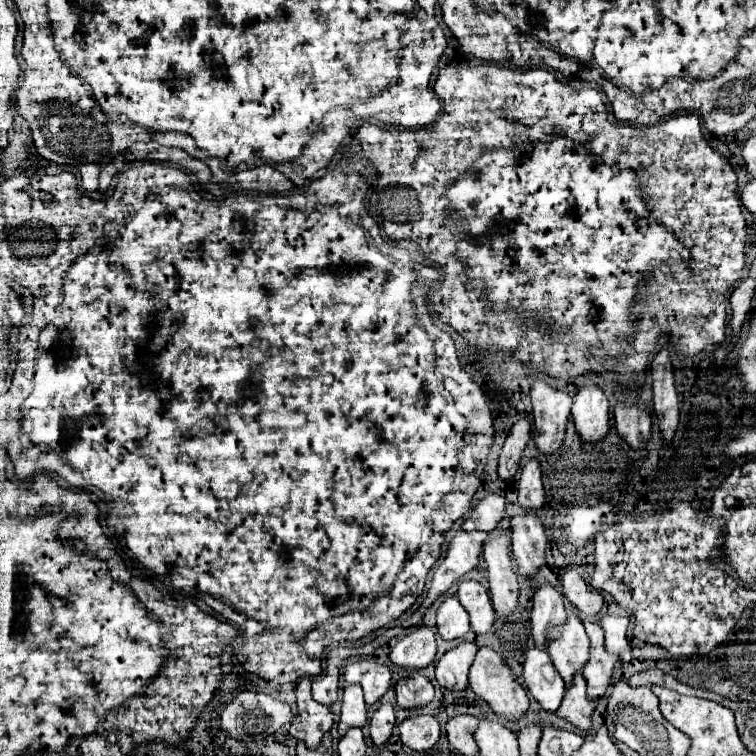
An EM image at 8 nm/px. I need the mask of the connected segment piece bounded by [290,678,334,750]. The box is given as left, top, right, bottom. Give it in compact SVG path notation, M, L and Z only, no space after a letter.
M302 678L296 688L298 714L290 724L290 734L306 742L306 746L314 750L322 742L322 736L332 728L334 716L326 704L318 704L312 700L310 684L312 682L308 678Z

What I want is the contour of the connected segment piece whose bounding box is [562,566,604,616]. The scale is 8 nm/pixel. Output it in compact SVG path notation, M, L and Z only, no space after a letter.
M570 566L564 574L564 580L562 580L562 592L564 596L578 608L582 610L586 616L596 616L602 606L604 606L604 598L600 596L600 592L592 590L584 578L580 576L580 572Z

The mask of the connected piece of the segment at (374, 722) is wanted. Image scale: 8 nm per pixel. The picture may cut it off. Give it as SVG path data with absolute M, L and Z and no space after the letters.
M382 704L370 718L370 736L372 736L372 742L376 746L384 744L390 734L392 734L392 728L396 724L396 718L394 718L394 708L392 704Z

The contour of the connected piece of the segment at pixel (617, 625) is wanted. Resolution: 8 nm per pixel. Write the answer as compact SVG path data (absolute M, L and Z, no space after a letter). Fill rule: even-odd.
M604 614L598 624L604 628L606 632L606 650L614 652L614 654L628 654L632 650L630 640L626 636L630 618L628 616L620 616L620 614Z

